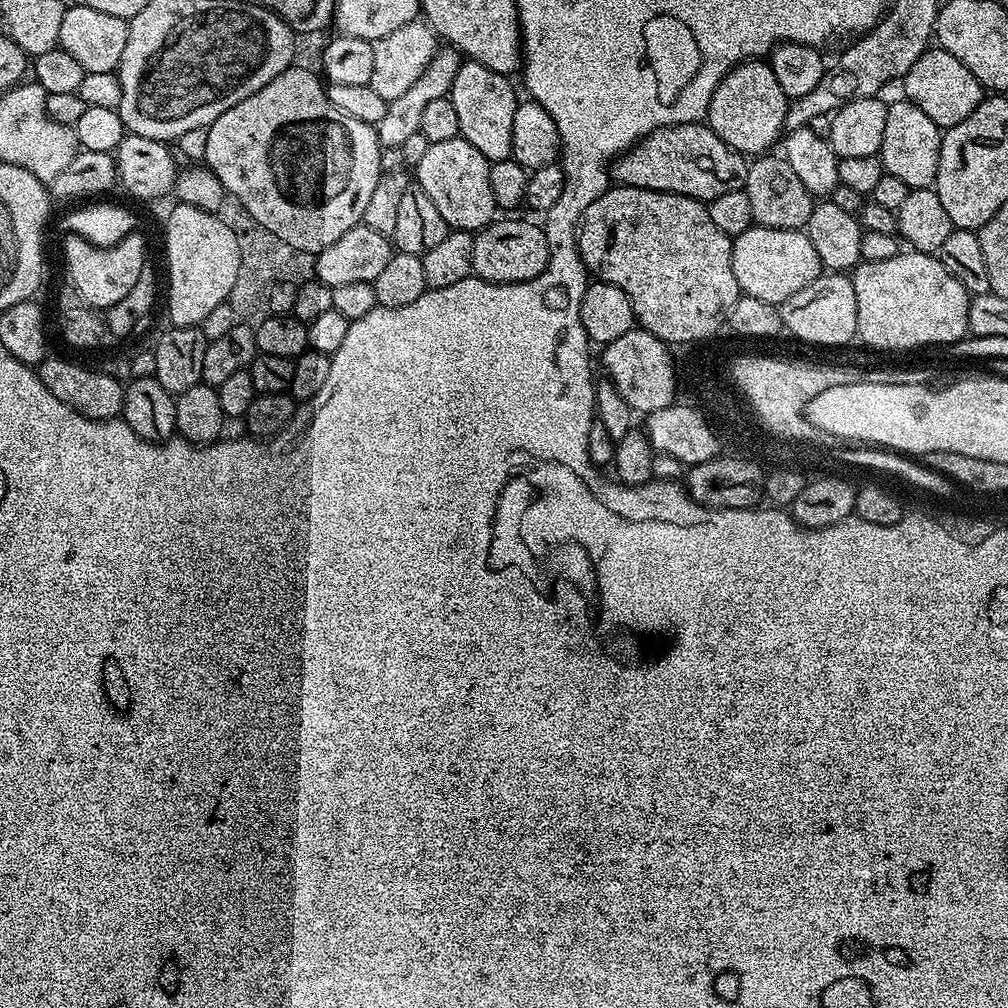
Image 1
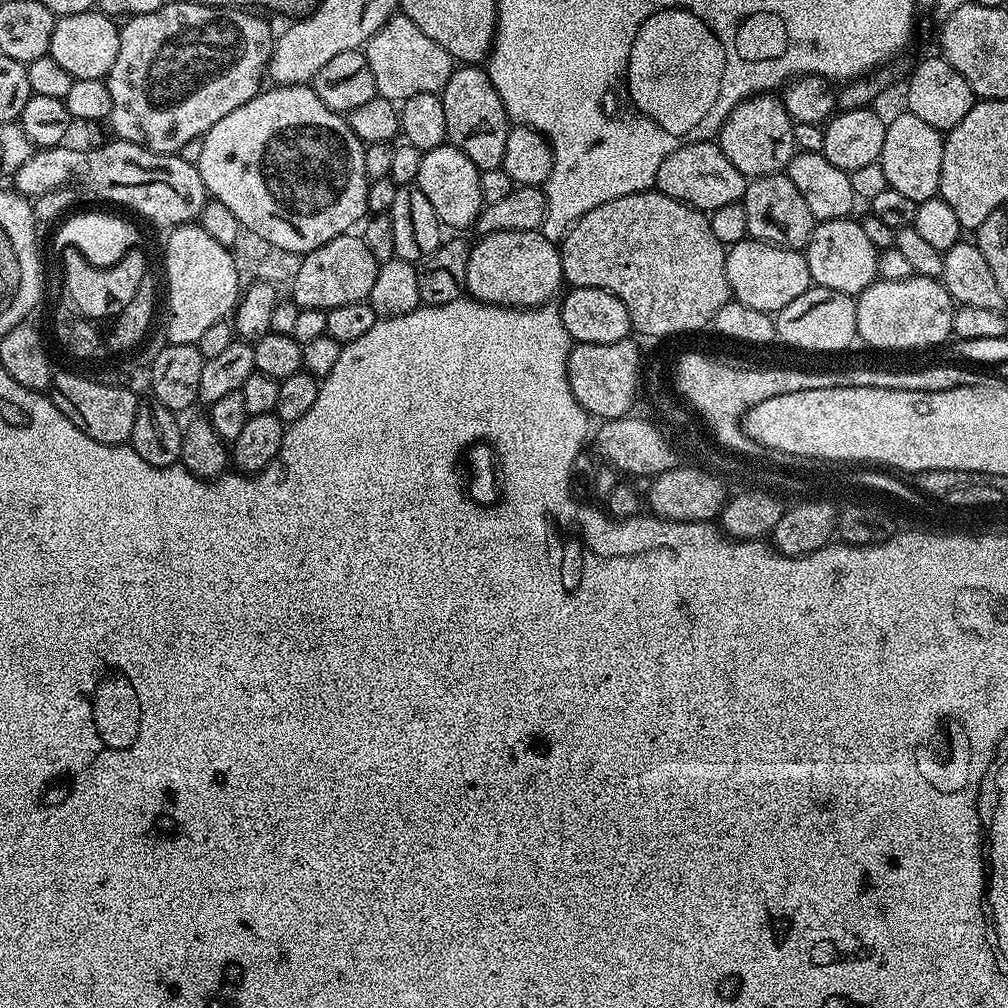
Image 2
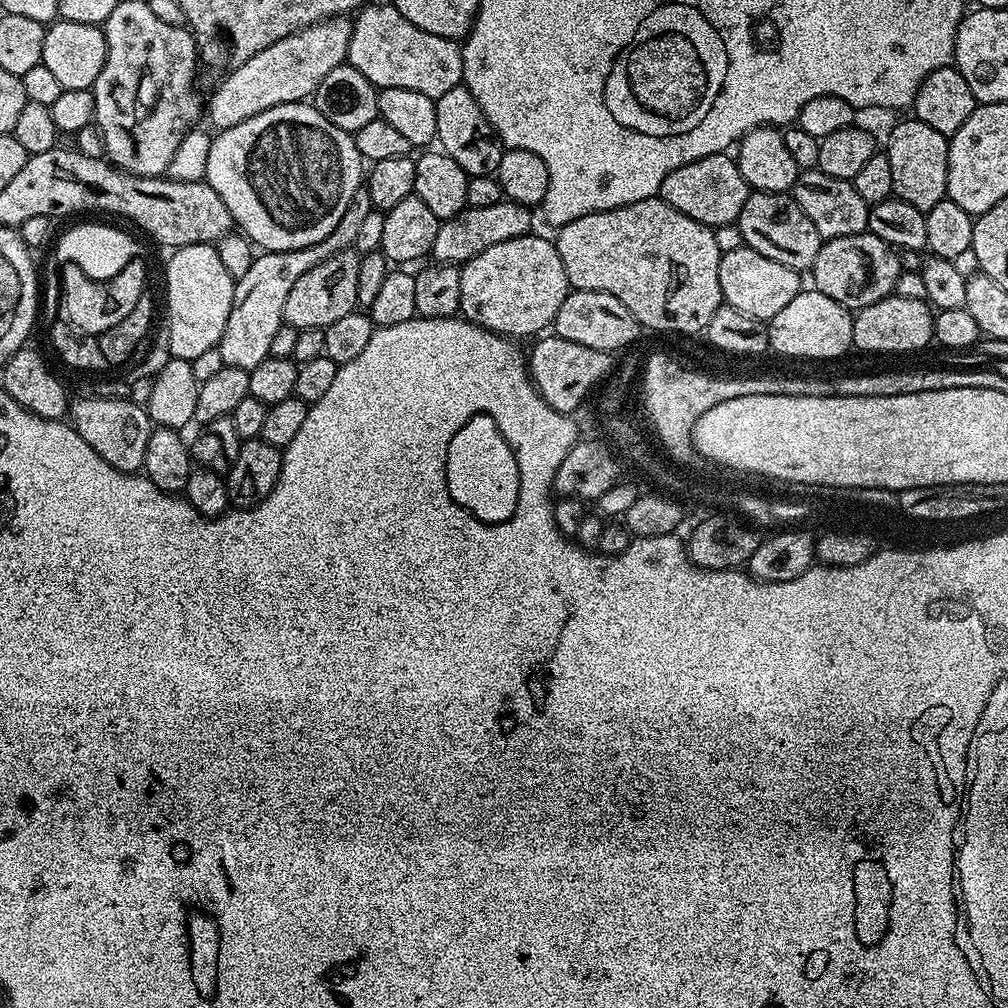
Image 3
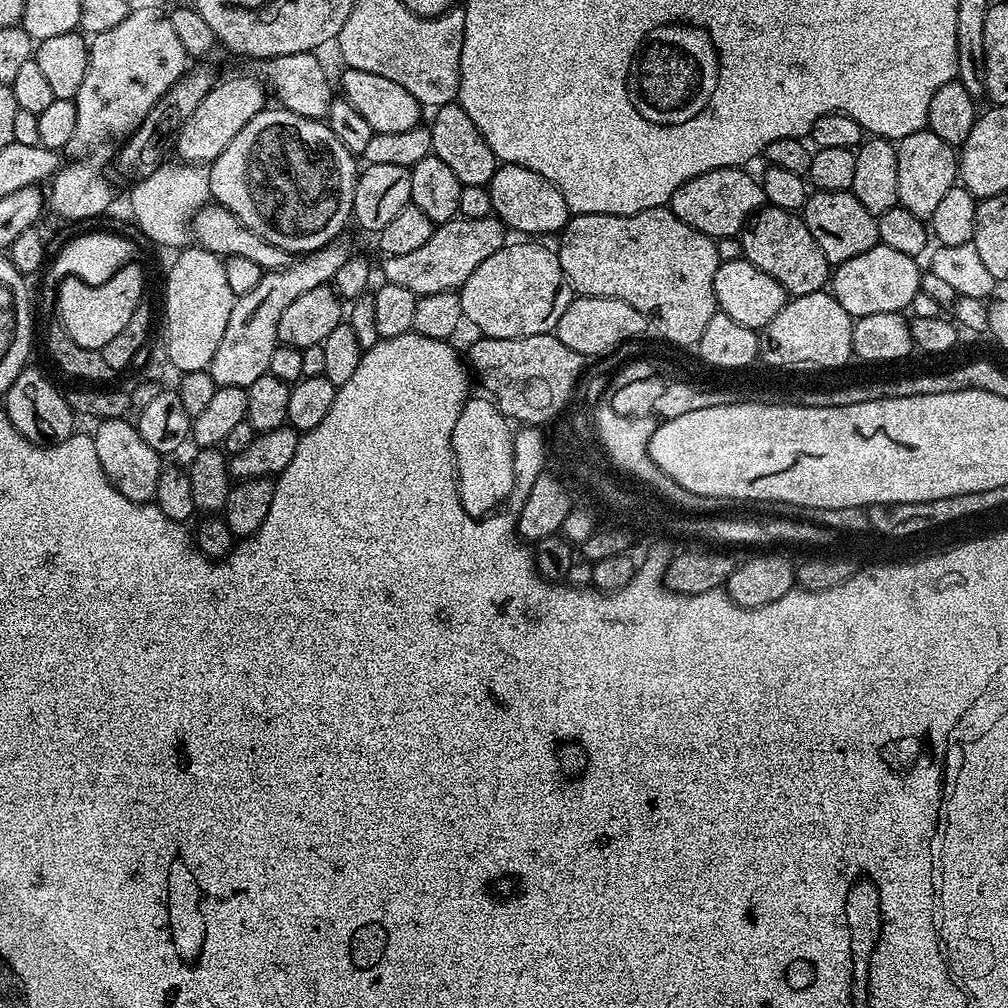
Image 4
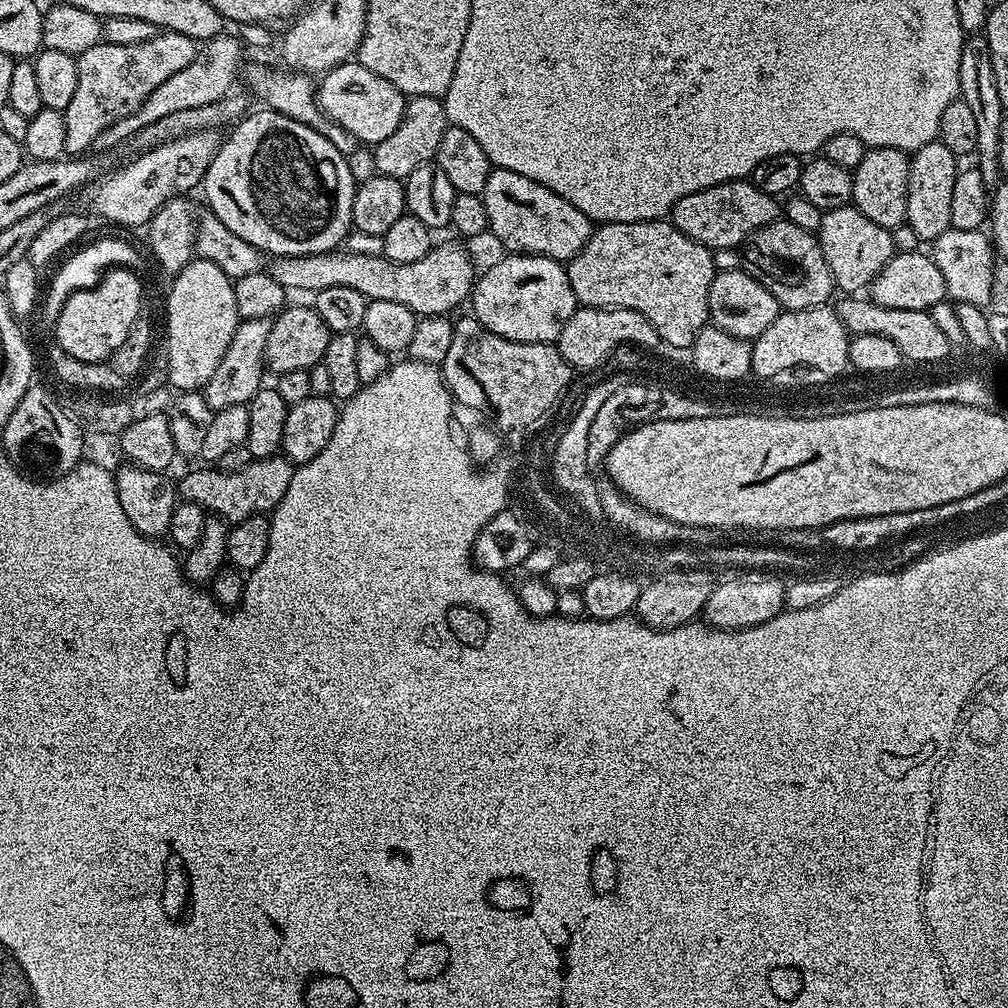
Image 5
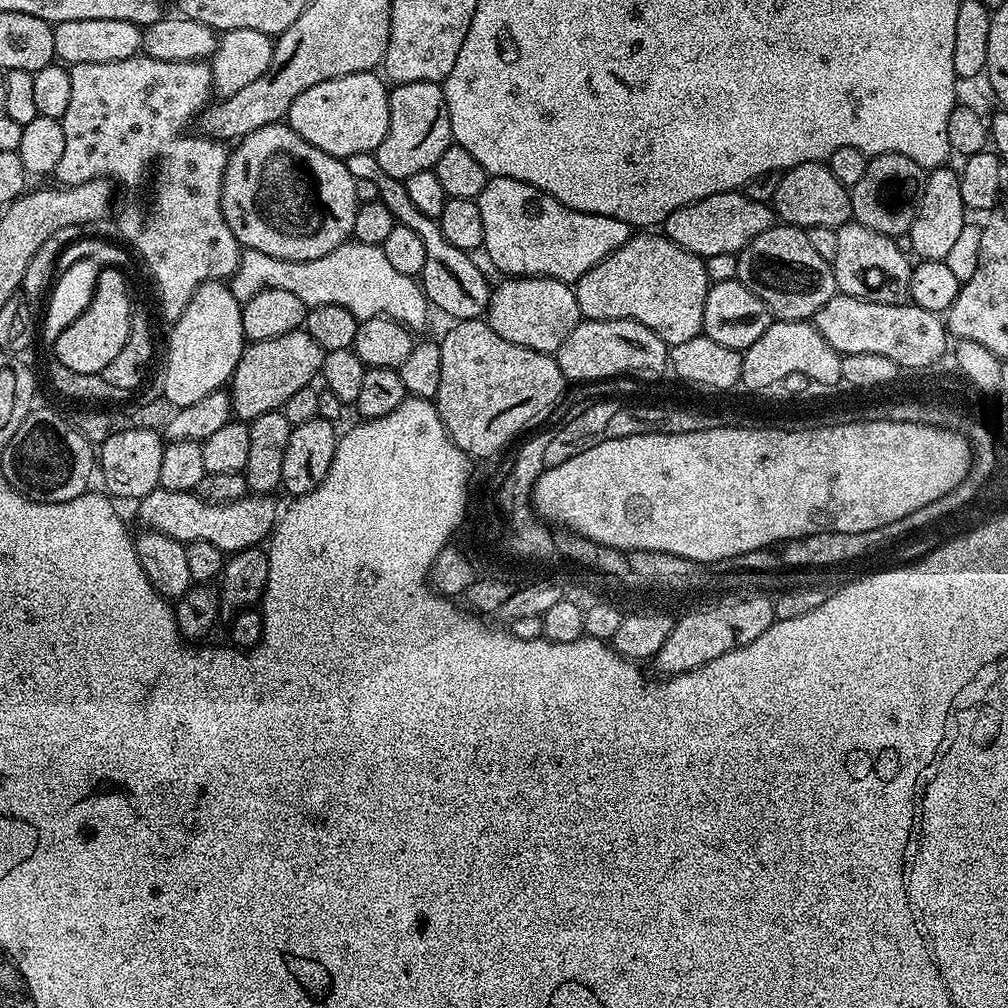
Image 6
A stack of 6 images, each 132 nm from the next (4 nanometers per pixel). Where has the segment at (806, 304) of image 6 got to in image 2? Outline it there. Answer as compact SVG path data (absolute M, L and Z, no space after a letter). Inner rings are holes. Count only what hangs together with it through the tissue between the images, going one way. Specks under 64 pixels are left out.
M786 174L755 177L744 192L742 203L746 210L749 237L767 244L803 249L818 223L814 214L810 214L810 206L806 206L802 198L802 190L798 190Z

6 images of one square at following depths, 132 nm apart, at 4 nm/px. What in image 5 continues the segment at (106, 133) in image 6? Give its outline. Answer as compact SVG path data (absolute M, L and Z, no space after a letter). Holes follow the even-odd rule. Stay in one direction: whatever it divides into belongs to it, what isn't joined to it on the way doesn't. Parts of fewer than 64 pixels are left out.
M164 30L146 42L101 42L80 53L76 57L78 90L74 90L74 99L63 111L66 122L65 153L72 158L87 153L104 128L126 118L135 108L142 106L145 98L155 88L162 86L162 82L166 82L170 74L178 74L178 70L190 66L197 51L197 41L174 31Z

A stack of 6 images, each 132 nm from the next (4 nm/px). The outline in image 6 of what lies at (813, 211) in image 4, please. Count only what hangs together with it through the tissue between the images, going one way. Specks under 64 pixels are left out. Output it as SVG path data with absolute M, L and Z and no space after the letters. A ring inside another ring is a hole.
M855 222L844 224L836 229L836 233L838 242L834 242L834 258L830 263L837 289L843 295L879 304L898 304L908 296L913 265L909 257L898 250L893 237L878 234L878 230L870 230Z

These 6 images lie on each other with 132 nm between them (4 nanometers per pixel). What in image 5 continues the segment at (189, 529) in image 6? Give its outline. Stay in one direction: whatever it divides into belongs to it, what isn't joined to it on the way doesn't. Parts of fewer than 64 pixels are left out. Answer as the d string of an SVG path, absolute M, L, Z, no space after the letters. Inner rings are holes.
M283 454L267 456L261 460L253 458L250 466L245 466L242 470L234 470L233 472L221 472L219 470L211 472L208 469L211 467L200 467L204 468L196 468L193 472L186 473L181 480L178 480L179 499L190 504L197 504L199 508L204 509L205 513L218 516L221 520L232 526L239 524L241 520L245 520L251 516L262 516L275 512L282 502L282 498L286 498L286 490L290 486L290 478L294 471L292 461Z

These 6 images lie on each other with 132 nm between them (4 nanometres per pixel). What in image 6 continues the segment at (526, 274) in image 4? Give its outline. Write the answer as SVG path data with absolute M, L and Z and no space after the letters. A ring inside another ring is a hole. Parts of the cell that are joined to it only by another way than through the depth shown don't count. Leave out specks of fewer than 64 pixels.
M517 276L501 279L501 284L491 289L491 296L486 311L486 323L493 328L506 342L526 346L535 352L554 354L566 342L570 330L579 324L582 317L578 310L578 298L575 287L567 280L555 280L549 276Z

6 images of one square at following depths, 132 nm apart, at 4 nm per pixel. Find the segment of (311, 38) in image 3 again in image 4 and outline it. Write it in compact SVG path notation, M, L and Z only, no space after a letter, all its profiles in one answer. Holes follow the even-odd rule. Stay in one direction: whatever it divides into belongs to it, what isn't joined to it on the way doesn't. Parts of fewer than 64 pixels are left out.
M255 75L253 76L232 76L229 80L221 79L210 90L210 94L202 98L198 110L194 110L190 118L186 118L186 122L176 133L174 152L180 155L177 157L181 161L201 166L211 165L212 161L218 158L218 154L222 154L222 150L226 150L226 146L234 142L234 134L238 134L238 130L242 130L242 126L246 126L250 118L264 111L266 88Z

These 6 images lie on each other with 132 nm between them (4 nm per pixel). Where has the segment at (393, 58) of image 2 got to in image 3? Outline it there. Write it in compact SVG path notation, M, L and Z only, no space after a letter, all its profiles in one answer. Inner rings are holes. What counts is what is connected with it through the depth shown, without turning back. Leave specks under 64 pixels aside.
M390 2L365 3L352 20L347 63L362 70L362 74L366 74L377 90L418 90L418 94L426 94L426 98L436 101L446 94L446 90L461 87L464 78L463 57L461 45L457 41L418 30L418 26L402 18L402 14Z

